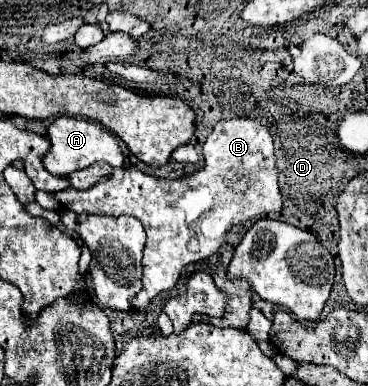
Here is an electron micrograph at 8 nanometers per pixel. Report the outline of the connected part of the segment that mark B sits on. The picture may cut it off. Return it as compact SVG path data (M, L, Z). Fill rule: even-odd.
M231 118L231 120L221 120L215 124L213 132L209 134L205 146L203 146L203 156L205 156L205 166L203 170L183 176L179 180L165 180L165 178L155 178L149 174L143 174L137 168L117 168L113 174L99 184L95 184L89 190L75 190L67 188L63 192L57 192L55 198L69 210L77 214L105 214L105 216L135 216L141 220L145 232L147 232L147 244L145 244L145 254L143 254L143 288L141 292L135 294L131 308L135 312L145 310L151 300L167 290L173 288L181 276L181 270L187 264L193 264L195 260L203 260L213 256L221 244L225 242L225 234L249 220L249 218L263 218L273 212L279 212L283 208L283 196L279 190L279 172L275 166L275 154L273 154L273 138L269 130L249 118Z

